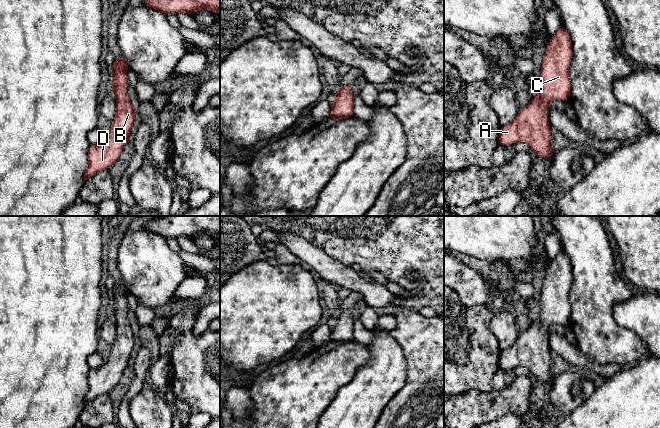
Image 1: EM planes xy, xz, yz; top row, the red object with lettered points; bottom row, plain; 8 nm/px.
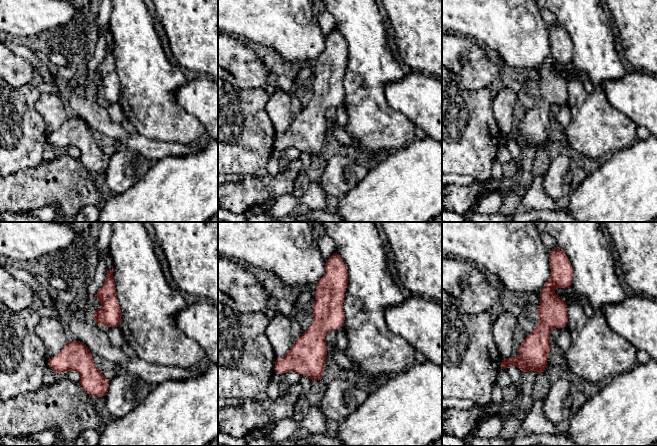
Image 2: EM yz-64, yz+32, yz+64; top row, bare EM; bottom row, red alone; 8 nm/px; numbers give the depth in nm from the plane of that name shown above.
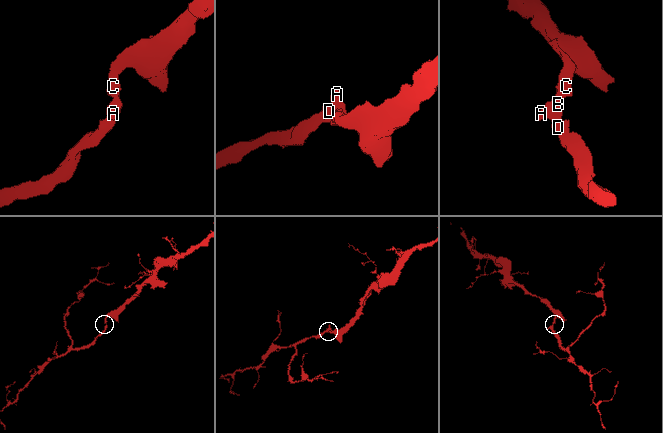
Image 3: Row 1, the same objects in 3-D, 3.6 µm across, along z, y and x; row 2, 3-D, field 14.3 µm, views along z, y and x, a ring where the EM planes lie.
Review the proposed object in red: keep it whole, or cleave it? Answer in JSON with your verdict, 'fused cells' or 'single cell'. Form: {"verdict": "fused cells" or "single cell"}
{"verdict": "single cell"}

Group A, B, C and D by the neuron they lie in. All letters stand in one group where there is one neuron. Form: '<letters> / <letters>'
A B C D

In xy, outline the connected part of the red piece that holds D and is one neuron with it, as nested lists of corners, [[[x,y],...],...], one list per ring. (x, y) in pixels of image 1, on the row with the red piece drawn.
[[[122,56],[120,59],[116,59],[110,68],[112,70],[111,92],[116,98],[116,114],[114,120],[111,122],[109,135],[101,143],[90,145],[89,147],[88,165],[84,172],[84,181],[101,170],[109,169],[117,161],[123,151],[123,147],[130,141],[129,134],[136,117],[136,108],[132,106],[130,98],[127,95],[129,80],[126,72],[129,66],[125,57]]]

